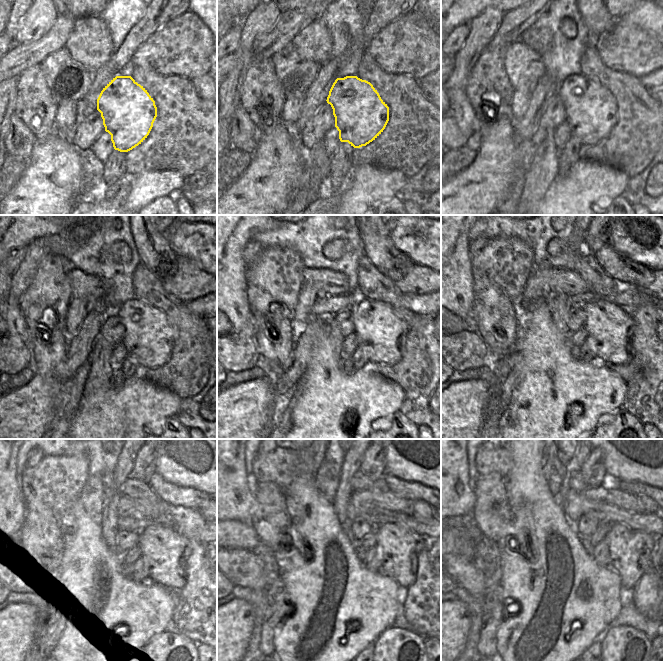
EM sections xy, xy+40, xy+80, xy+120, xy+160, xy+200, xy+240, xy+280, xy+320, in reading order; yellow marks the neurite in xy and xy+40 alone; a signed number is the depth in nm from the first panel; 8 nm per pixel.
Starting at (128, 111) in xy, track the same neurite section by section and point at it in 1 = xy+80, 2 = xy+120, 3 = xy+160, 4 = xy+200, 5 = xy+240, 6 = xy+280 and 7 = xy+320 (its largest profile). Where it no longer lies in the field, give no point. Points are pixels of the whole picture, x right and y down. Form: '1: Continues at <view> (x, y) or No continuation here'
1: Continues at xy+80 (590, 109)
2: Continues at xy+120 (148, 338)
3: Continues at xy+160 (374, 323)
4: Continues at xy+200 (611, 326)
5: Continues at xy+240 (166, 550)
6: Continues at xy+280 (400, 548)
7: Continues at xy+320 (631, 552).

